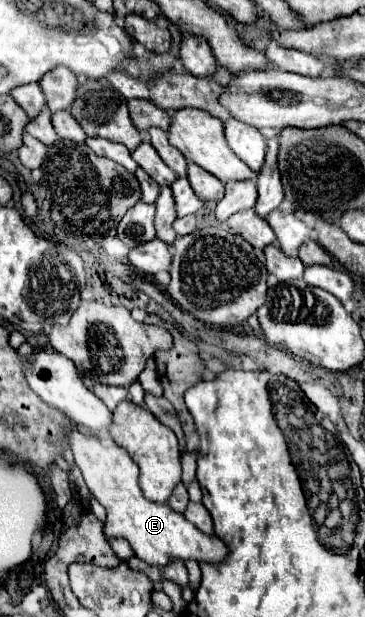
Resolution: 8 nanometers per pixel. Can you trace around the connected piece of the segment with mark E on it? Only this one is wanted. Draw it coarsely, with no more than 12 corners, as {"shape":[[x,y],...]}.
{"shape":[[74,430],[106,538],[136,558],[222,564],[228,548],[144,498],[138,466],[112,438]]}

